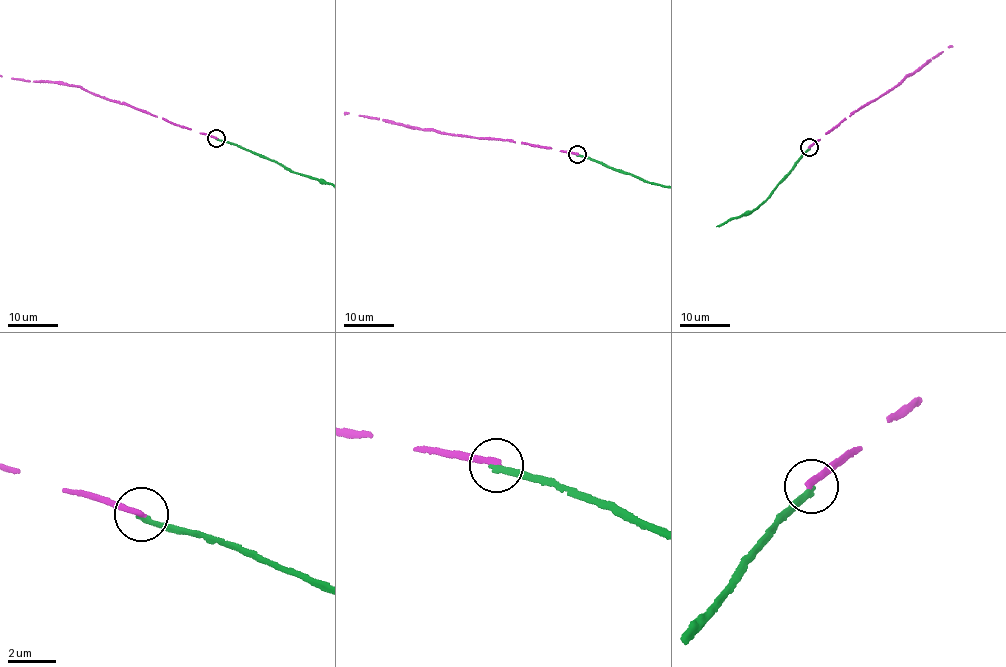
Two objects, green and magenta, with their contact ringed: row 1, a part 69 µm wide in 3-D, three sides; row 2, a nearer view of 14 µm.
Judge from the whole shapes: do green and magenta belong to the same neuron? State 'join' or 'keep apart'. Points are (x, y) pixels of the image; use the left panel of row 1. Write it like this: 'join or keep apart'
keep apart

